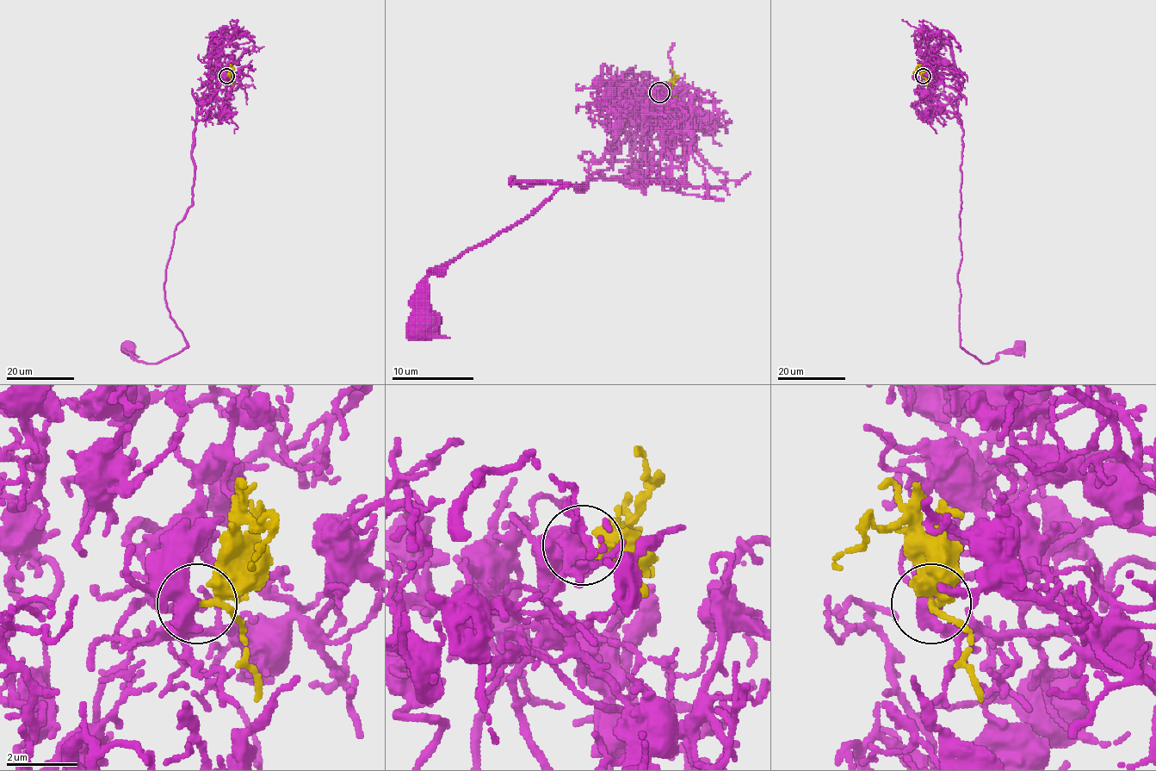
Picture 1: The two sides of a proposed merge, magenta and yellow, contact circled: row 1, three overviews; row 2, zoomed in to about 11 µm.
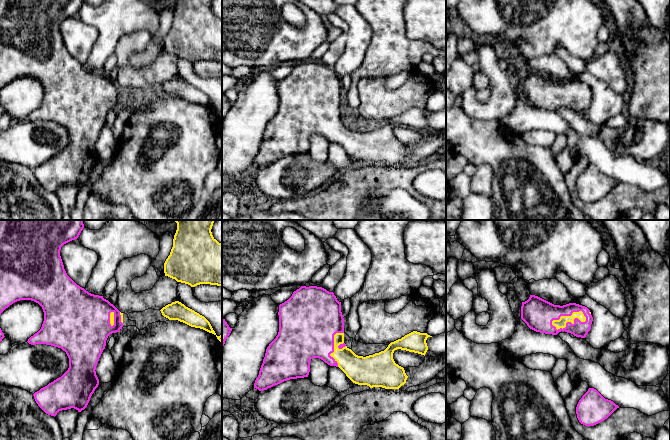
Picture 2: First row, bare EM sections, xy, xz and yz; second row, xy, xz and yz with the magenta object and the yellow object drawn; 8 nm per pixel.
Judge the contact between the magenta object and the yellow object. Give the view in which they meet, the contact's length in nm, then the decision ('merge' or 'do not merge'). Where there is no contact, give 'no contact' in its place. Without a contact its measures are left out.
contact in yz; length 300 nm; merge

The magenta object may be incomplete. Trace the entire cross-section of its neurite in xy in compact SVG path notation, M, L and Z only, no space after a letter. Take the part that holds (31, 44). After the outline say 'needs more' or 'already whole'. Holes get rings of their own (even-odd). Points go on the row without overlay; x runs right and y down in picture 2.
M0 0L0 91L13 79L20 76L31 76L38 79L44 88L44 97L41 105L28 115L28 119L31 121L46 120L54 123L61 124L66 128L69 134L68 146L59 154L49 159L47 162L41 164L39 167L33 170L34 175L38 182L48 191L56 192L59 187L74 184L78 188L84 186L94 169L95 165L99 161L99 155L96 151L96 142L99 134L105 125L106 116L112 109L119 108L123 103L123 89L121 89L113 80L104 75L103 72L94 71L86 67L84 64L77 61L66 49L64 41L60 32L61 23L79 13L81 7L84 4L84 0Z | needs more

